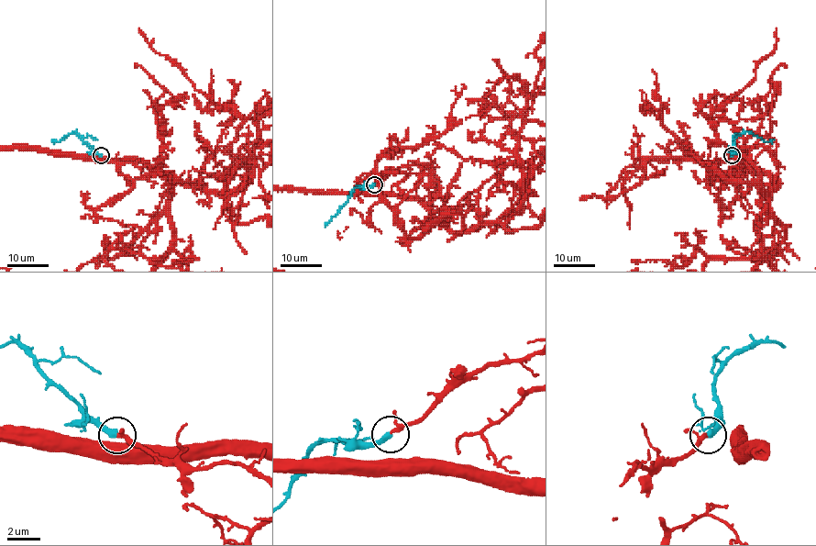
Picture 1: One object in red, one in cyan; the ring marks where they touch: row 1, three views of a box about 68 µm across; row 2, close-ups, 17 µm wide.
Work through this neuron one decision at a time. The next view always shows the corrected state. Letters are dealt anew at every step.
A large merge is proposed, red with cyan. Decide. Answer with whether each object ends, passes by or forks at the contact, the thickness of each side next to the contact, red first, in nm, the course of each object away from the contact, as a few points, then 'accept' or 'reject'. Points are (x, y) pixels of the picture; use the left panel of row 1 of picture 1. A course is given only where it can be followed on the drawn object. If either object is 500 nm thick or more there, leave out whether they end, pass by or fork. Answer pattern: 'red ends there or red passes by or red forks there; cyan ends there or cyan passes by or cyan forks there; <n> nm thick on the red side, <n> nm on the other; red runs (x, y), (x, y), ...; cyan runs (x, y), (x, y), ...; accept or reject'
red passes by; cyan ends there; 200 nm thick on the red side, 360 nm on the other; red runs (101, 156), (215, 191), (236, 223), (266, 217), (270, 225); cyan runs (101, 156), (75, 132), (59, 142), (51, 140); accept

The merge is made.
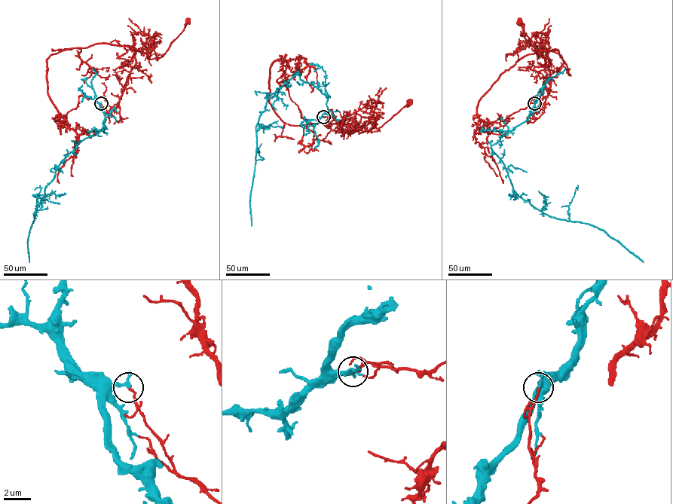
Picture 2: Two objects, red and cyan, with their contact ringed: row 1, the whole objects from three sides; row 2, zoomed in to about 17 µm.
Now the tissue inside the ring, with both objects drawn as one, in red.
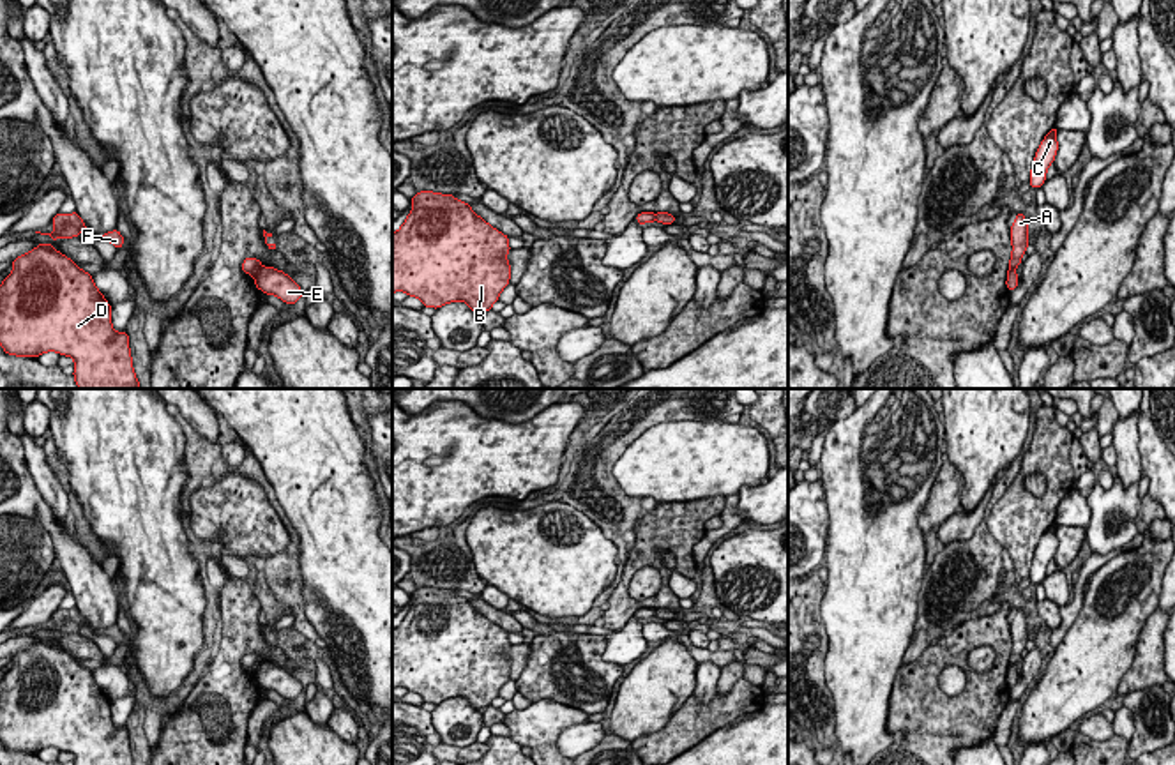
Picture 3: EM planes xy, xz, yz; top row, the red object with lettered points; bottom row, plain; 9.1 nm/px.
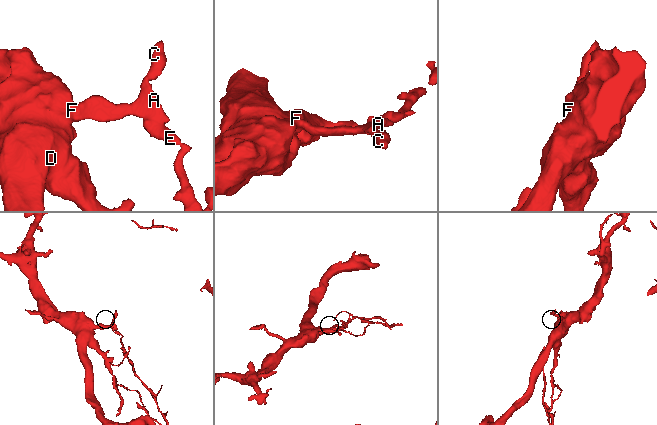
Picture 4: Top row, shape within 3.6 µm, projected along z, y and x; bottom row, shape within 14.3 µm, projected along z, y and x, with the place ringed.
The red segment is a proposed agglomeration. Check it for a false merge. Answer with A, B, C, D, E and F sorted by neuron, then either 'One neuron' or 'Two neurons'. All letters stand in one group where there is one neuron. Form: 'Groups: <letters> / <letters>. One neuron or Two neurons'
Groups: A B C D F / E. Two neurons

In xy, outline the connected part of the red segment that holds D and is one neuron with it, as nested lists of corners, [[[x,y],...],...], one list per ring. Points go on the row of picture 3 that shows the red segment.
[[[39,244],[12,261],[12,272],[0,284],[0,345],[5,353],[34,357],[57,352],[74,359],[80,389],[140,389],[133,369],[129,336],[115,332],[111,306],[71,258],[53,244]]]

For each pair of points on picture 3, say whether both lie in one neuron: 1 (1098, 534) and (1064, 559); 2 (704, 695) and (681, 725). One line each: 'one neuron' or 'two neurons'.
1: two neurons
2: two neurons

